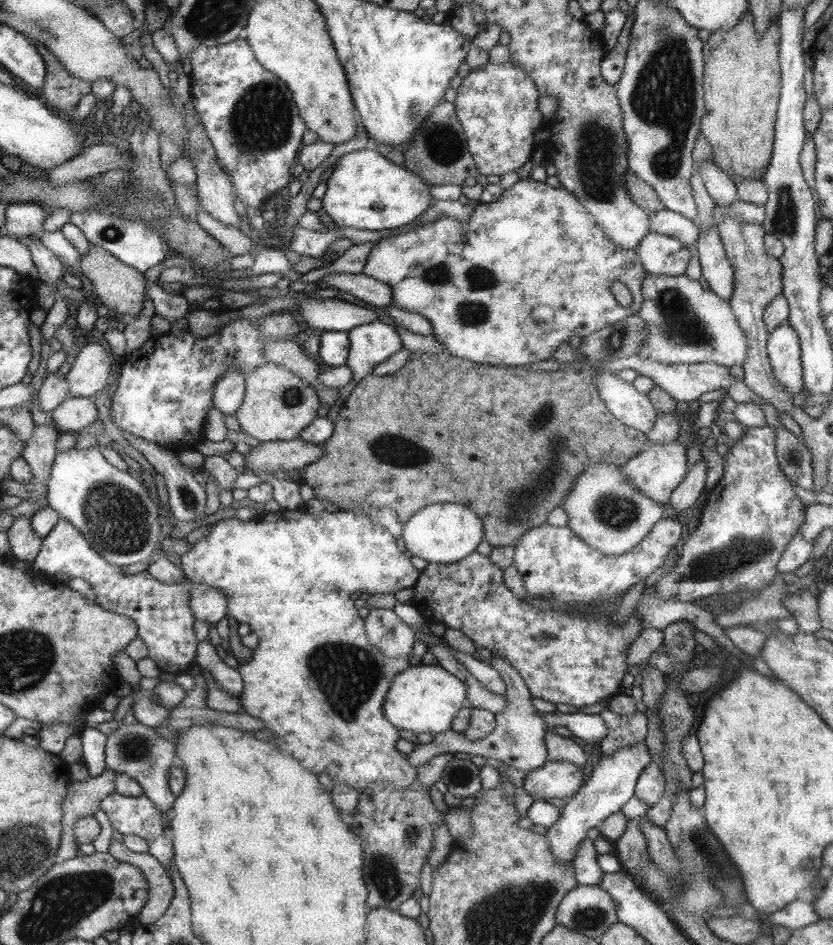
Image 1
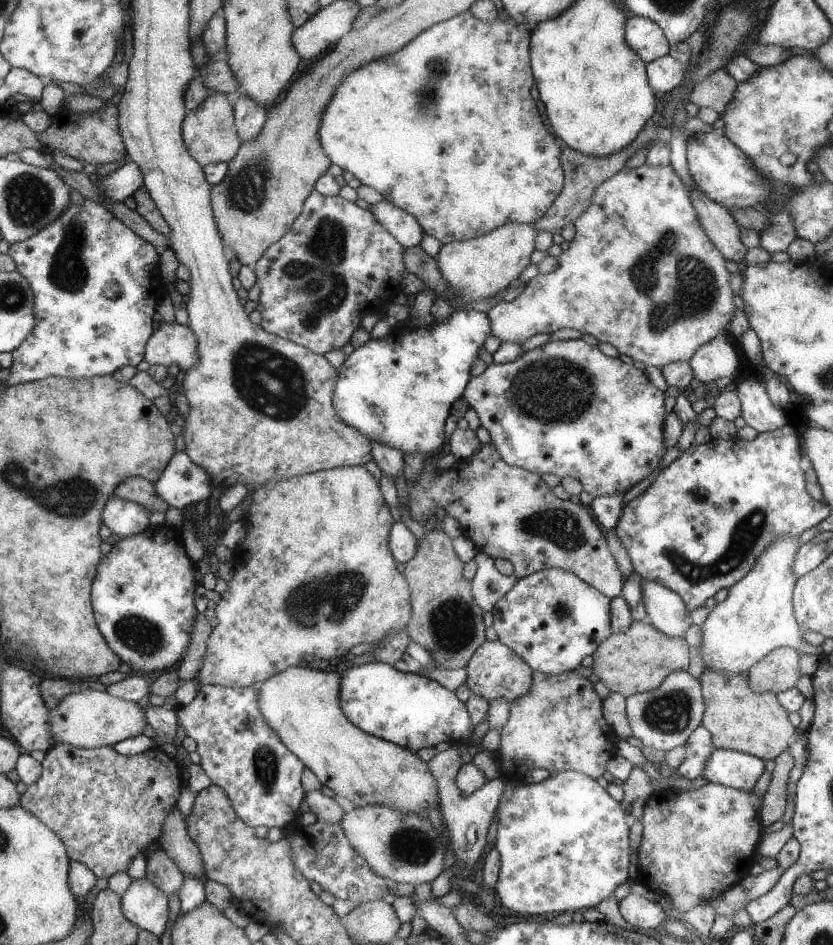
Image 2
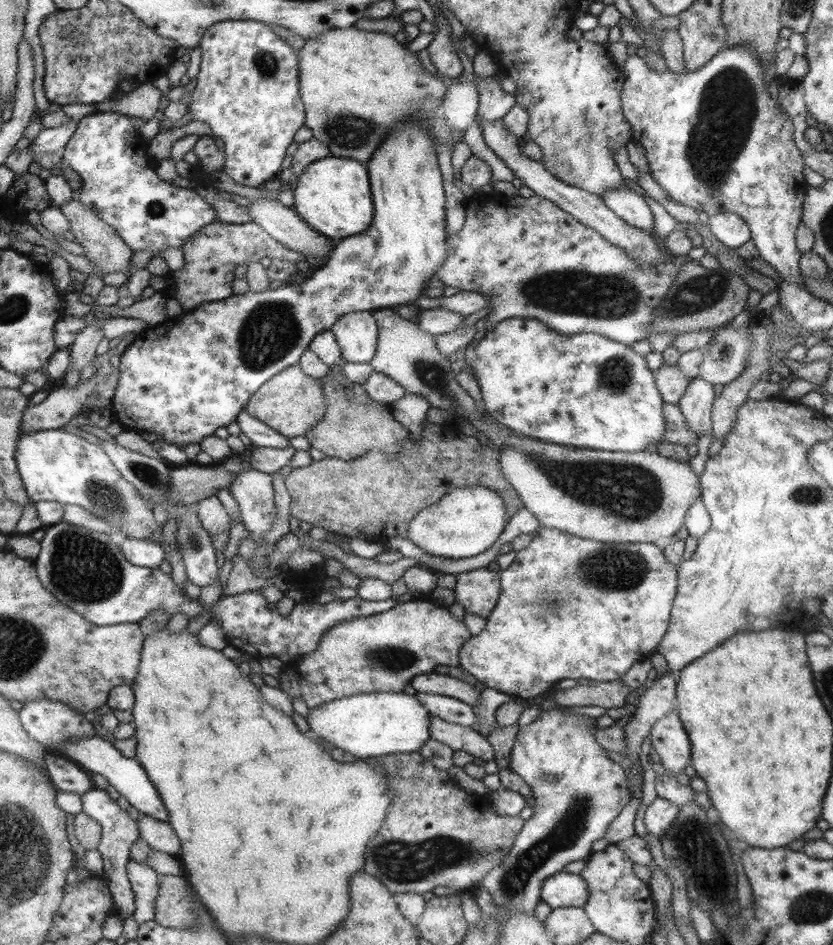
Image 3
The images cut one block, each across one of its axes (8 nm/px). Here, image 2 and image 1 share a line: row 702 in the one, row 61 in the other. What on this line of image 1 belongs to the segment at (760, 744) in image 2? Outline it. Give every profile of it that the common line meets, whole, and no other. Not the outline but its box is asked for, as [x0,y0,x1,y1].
[701,12,781,180]

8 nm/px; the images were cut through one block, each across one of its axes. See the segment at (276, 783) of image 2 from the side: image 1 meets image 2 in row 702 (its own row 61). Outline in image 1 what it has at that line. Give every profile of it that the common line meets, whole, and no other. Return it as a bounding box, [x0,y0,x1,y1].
[189,38,305,210]

